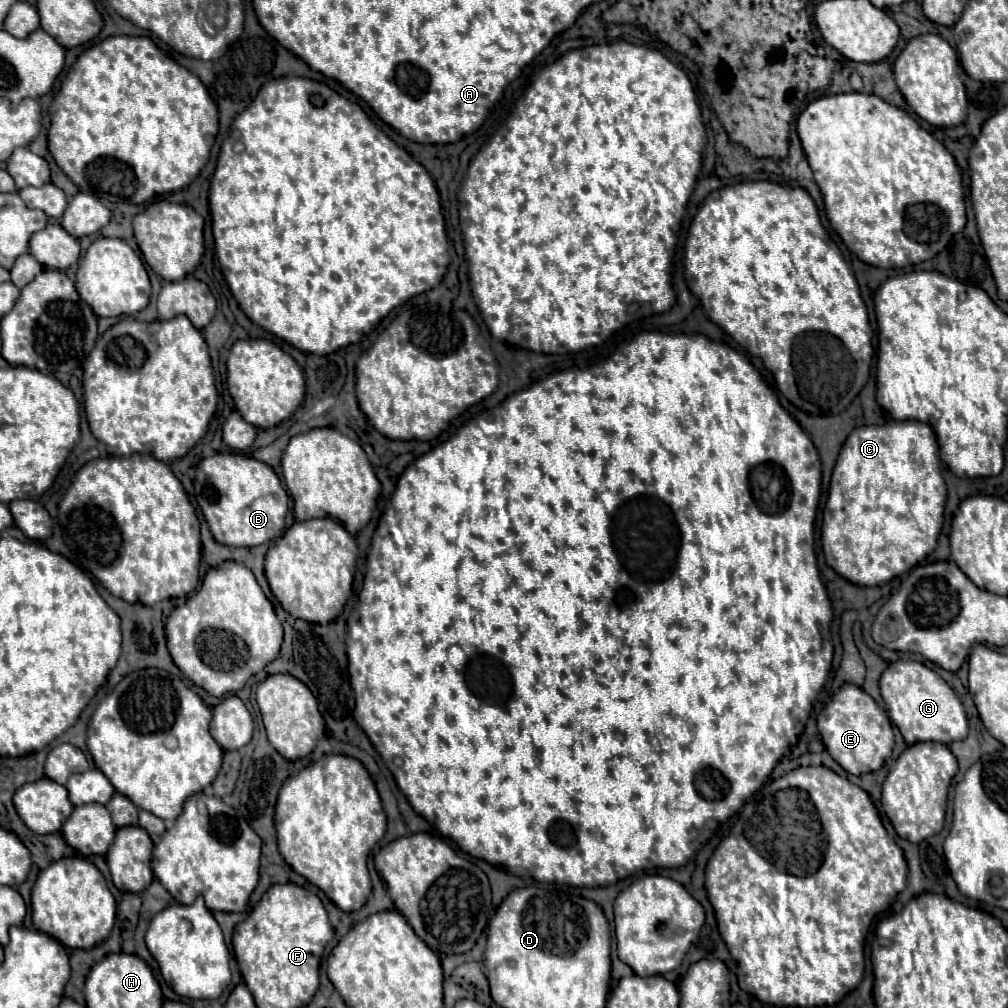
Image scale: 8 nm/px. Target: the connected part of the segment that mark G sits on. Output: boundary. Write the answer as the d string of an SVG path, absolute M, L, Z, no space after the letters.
M898 660L890 664L880 678L880 694L884 698L890 720L902 732L906 744L916 742L940 742L952 744L966 740L968 718L956 692L922 662Z

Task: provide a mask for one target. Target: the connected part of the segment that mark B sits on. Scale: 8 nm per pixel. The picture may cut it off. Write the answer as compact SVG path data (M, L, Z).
M214 454L196 466L196 502L216 542L226 546L258 546L282 534L288 494L278 476L264 462L242 454Z

